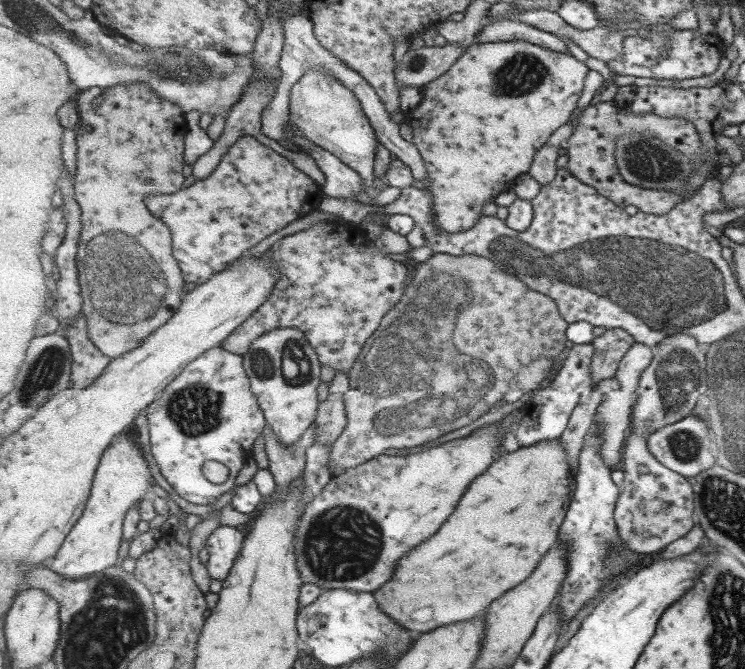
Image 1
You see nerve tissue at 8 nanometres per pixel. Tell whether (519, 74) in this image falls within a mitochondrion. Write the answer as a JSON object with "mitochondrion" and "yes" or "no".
{"mitochondrion":"yes"}

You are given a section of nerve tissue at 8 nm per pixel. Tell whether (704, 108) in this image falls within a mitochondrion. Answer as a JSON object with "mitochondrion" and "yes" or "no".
{"mitochondrion":"no"}

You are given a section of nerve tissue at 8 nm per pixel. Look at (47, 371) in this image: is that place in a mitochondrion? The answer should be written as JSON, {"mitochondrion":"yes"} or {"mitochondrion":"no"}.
{"mitochondrion":"yes"}

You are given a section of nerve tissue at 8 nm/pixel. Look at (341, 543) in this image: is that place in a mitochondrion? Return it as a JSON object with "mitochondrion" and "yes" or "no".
{"mitochondrion":"yes"}

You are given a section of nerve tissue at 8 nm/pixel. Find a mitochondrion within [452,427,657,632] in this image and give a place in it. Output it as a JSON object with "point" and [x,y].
{"point":[607,551]}

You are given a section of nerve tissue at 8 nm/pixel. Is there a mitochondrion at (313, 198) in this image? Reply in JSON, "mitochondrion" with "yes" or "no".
{"mitochondrion":"no"}

